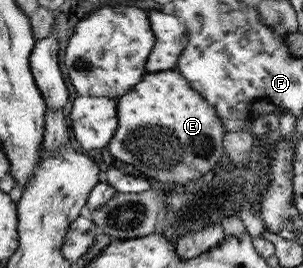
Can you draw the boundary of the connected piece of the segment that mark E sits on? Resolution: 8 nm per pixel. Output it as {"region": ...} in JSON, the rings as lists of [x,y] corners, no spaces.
{"region":[[[178,70],[168,72],[156,72],[144,76],[140,84],[126,96],[117,97],[120,100],[120,130],[115,132],[116,140],[112,140],[110,154],[126,164],[131,164],[139,170],[144,178],[155,178],[162,181],[170,188],[171,186],[184,185],[192,180],[197,180],[210,172],[214,164],[224,154],[222,148],[222,124],[218,120],[216,109],[199,93],[191,87],[187,77]]]}

